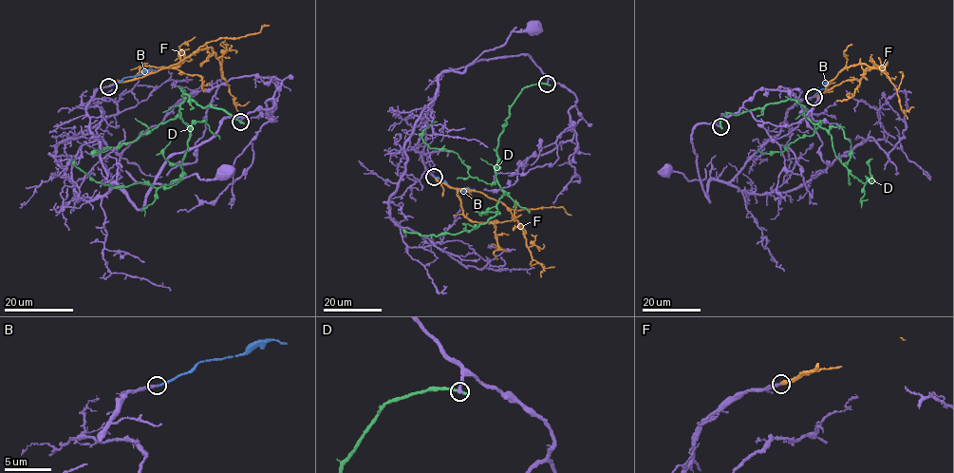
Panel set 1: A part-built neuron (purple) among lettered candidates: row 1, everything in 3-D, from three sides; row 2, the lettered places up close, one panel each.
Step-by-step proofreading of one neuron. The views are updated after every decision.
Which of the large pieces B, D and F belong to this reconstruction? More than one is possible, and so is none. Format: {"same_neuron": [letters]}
{"same_neuron": ["F"]}

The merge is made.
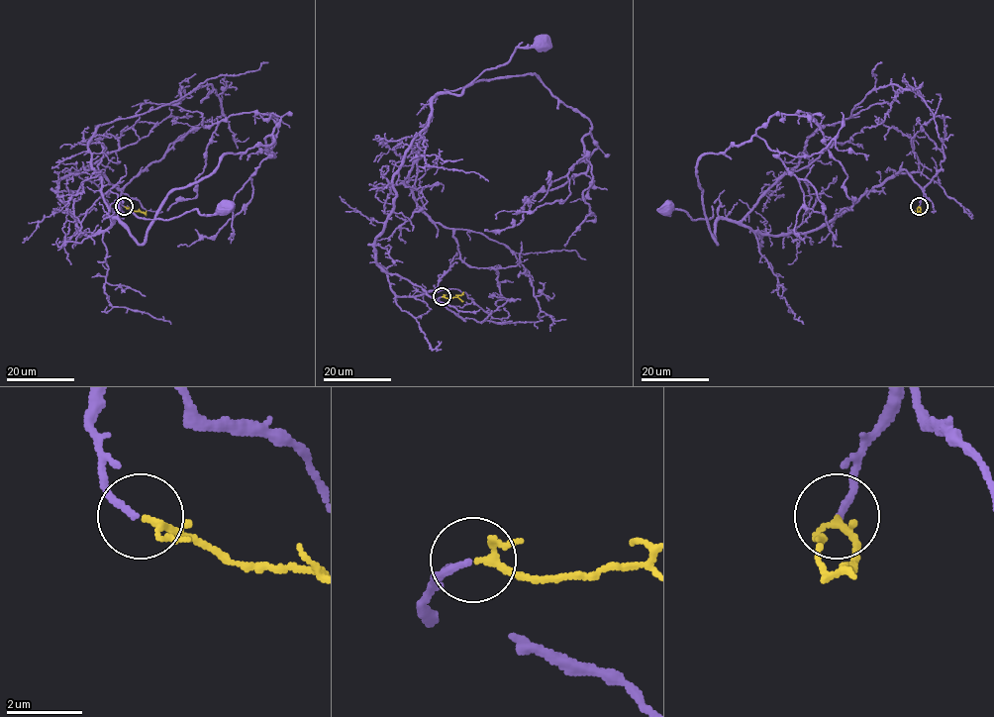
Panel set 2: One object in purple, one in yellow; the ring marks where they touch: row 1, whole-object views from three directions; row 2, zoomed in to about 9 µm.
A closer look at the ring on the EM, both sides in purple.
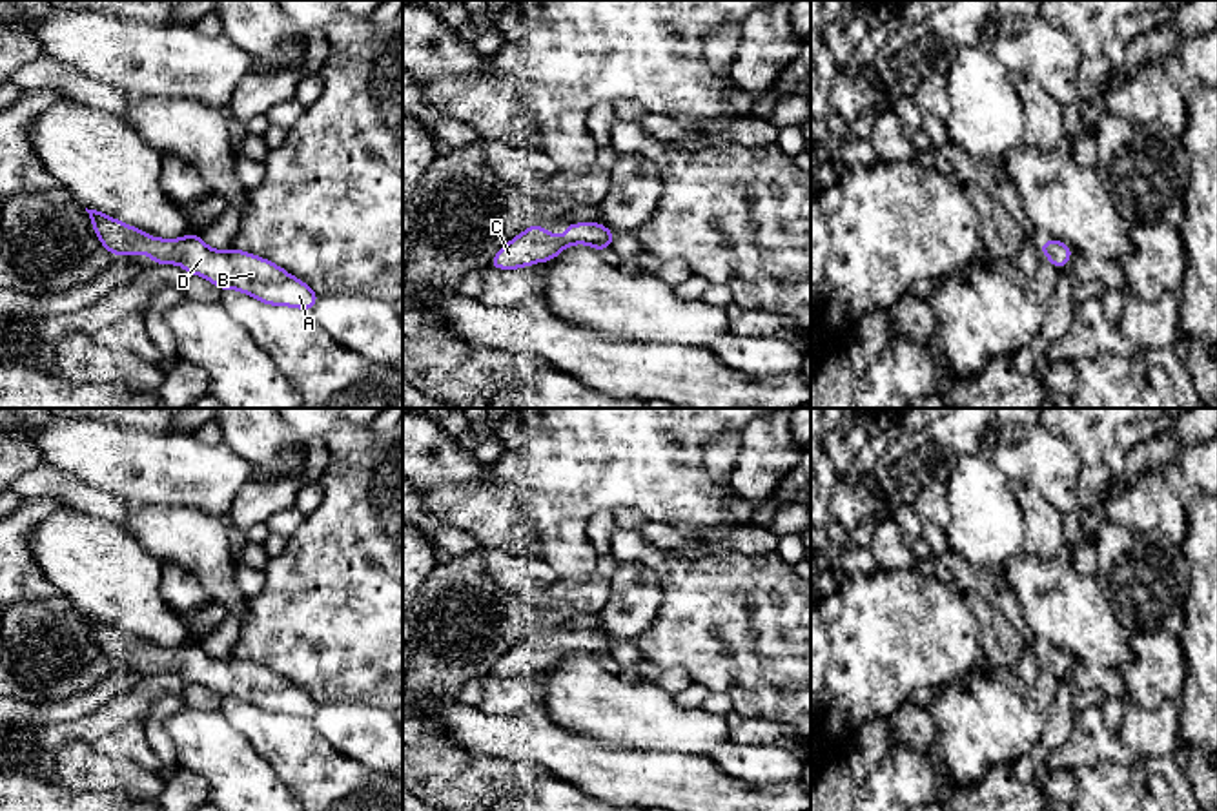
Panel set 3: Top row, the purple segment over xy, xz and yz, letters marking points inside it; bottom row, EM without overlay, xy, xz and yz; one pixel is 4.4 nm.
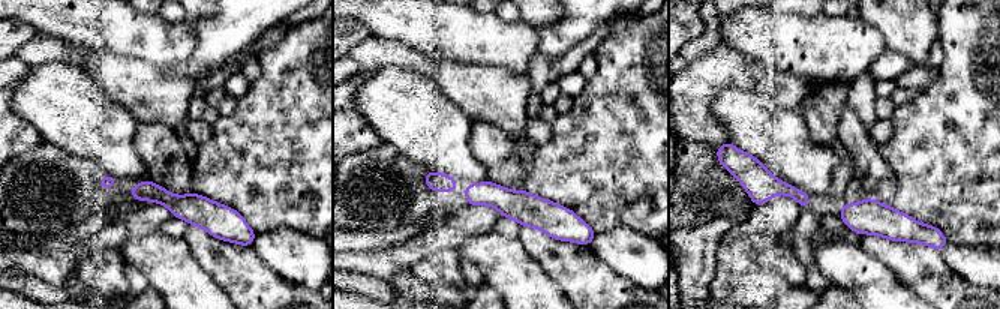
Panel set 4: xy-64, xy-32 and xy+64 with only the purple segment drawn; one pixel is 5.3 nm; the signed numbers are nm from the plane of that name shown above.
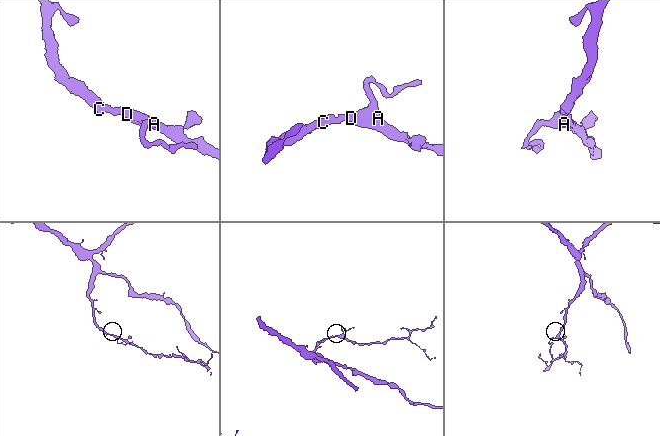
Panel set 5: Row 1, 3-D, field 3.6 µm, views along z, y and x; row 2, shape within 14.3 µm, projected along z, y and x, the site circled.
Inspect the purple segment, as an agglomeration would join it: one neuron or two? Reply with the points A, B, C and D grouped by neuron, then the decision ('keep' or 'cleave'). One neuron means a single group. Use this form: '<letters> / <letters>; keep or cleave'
A B C D; keep

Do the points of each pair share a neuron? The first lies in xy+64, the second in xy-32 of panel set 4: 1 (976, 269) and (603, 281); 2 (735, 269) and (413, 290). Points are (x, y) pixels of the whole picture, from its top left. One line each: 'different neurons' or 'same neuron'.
1: different neurons
2: same neuron

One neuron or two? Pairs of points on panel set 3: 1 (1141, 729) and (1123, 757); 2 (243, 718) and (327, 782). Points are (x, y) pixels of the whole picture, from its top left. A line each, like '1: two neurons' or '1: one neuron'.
1: two neurons
2: one neuron

